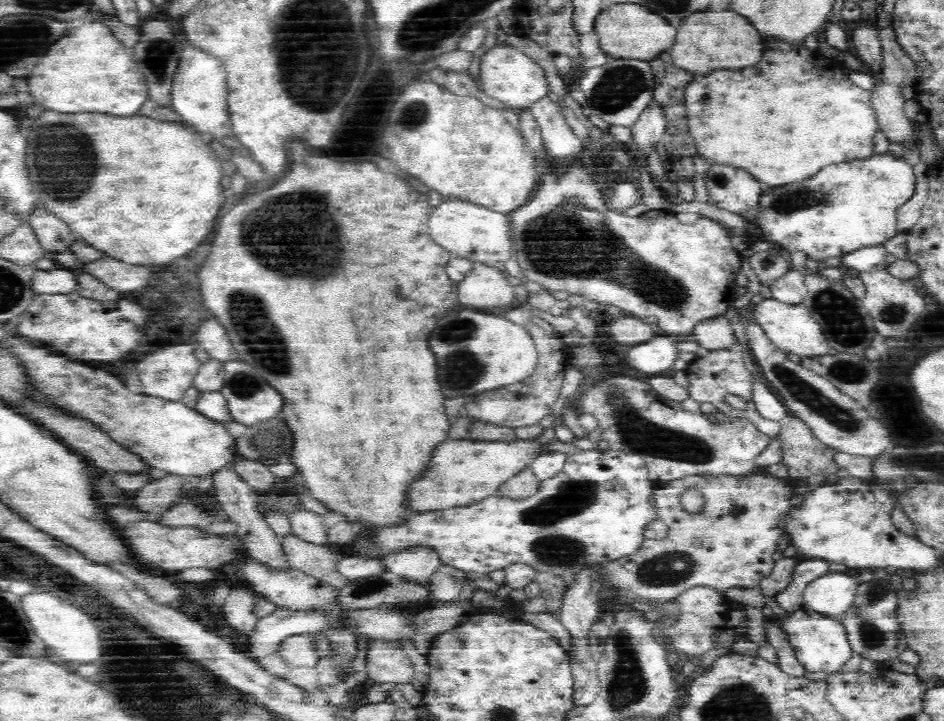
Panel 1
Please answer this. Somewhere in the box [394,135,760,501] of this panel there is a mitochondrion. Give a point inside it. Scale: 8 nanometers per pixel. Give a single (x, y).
(558, 243)

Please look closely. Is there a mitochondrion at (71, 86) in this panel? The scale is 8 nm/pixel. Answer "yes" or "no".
no

